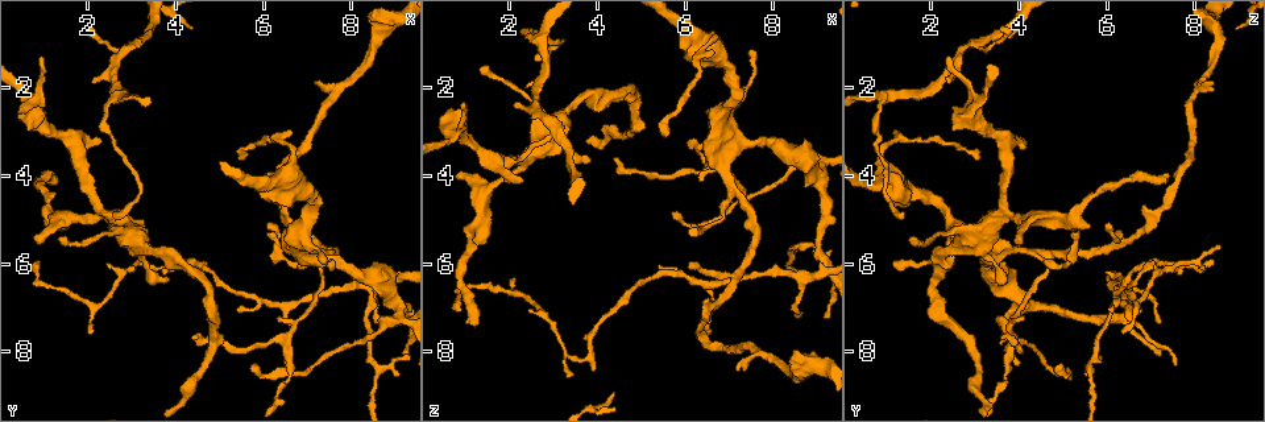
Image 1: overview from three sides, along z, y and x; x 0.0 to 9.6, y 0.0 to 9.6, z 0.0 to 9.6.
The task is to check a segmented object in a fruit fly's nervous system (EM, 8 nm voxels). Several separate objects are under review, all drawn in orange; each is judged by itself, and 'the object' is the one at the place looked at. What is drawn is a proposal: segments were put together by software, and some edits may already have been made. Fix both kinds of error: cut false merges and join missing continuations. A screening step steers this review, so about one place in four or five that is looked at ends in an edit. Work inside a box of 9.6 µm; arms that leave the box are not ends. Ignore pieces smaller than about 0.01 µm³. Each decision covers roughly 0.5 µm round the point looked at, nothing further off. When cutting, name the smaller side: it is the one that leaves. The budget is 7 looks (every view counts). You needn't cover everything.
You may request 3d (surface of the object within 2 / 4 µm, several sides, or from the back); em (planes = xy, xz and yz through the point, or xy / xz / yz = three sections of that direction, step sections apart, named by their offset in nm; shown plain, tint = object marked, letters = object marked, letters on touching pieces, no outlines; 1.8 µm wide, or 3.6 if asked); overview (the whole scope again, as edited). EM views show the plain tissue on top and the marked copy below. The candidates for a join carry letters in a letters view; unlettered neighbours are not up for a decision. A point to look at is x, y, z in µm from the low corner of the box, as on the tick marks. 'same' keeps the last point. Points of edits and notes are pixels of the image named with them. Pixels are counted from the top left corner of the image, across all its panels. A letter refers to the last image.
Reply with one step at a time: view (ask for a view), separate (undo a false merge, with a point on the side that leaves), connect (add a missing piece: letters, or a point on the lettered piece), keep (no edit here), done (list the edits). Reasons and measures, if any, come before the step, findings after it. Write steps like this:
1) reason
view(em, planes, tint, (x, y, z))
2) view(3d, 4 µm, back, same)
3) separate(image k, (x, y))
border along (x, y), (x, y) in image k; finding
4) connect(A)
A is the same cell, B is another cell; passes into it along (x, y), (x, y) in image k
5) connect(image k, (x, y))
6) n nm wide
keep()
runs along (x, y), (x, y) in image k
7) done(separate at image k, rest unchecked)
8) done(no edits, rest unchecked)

thin end
view(3d, 2 µm, (2.15, 1.95, 2.40))

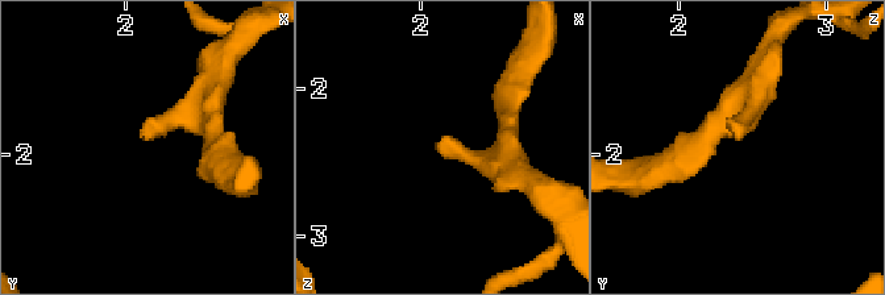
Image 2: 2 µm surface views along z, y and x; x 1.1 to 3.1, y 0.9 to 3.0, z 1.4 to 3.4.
view(em, xy, step 8, letters, (2.14, 1.90, 2.38))

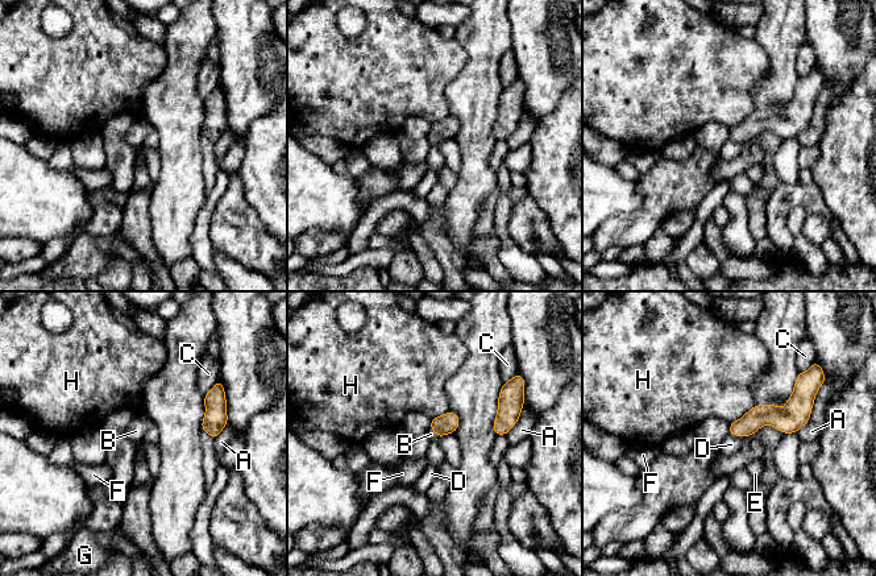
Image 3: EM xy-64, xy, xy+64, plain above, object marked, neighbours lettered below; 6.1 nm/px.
another direction
view(em, planes, letters, same)

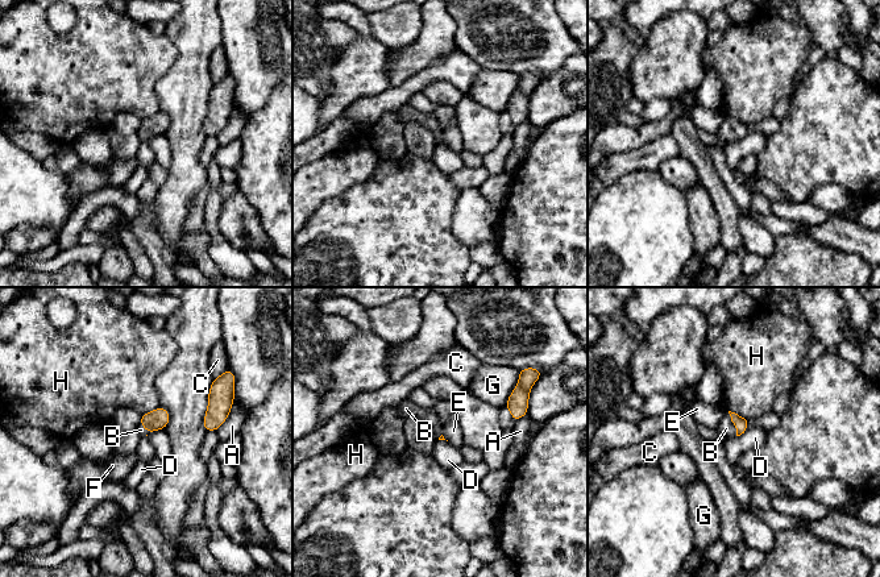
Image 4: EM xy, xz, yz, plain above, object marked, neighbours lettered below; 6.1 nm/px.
A touches over 200 nm
connect(B)
B is the same cell, A, C, D, E, F, G and H are other cells; it goes on there

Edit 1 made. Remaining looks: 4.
branch point
view(3d, 4 µm, (6.35, 4.15, 0.95))

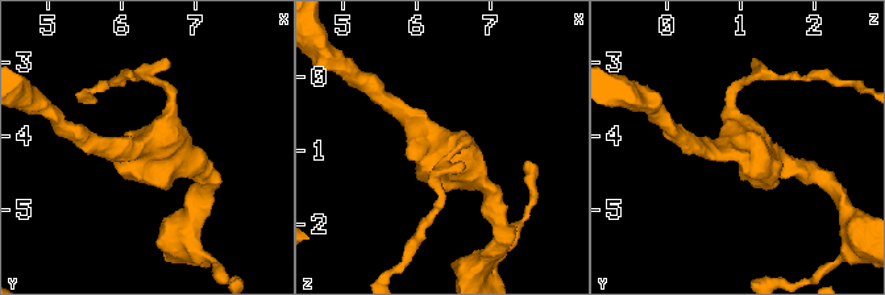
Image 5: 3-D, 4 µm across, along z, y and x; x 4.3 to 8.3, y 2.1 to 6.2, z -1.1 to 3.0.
now the EM
view(em, 3.6 µm, xy, step 16, tint, (6.35, 4.10, 0.95))

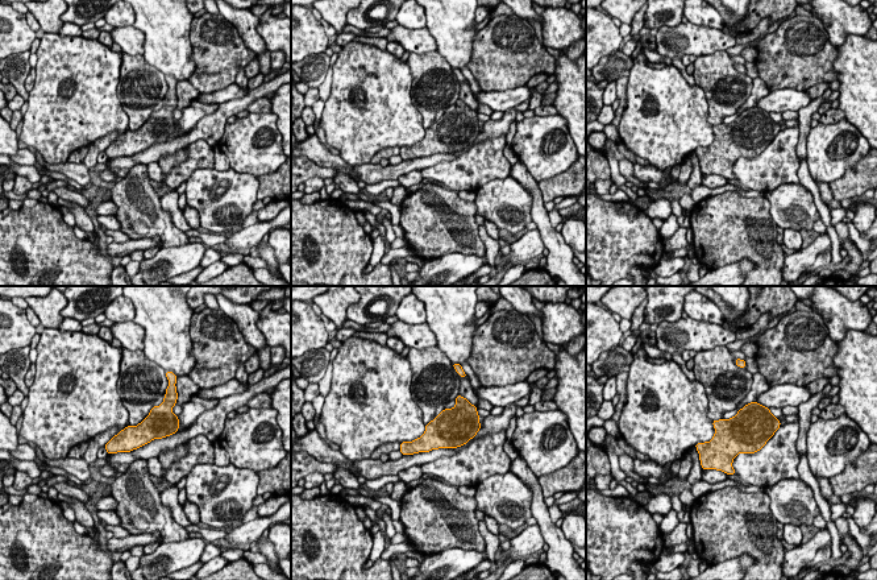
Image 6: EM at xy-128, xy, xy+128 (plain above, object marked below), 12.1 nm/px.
view(em, 3.6 µm, planes, letters, same)

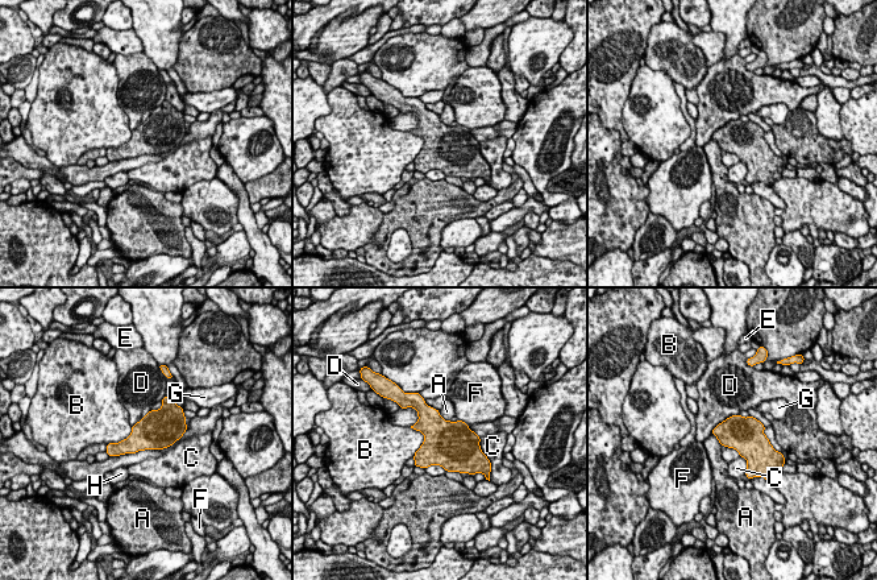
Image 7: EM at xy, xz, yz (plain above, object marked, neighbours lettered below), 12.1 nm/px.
keep()
A, B, C, D, E, F, G and H are other cells; continuous, no second neuron

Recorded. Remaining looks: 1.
three-way junction
view(em, planes, letters, (7.35, 5.85, 4.65))

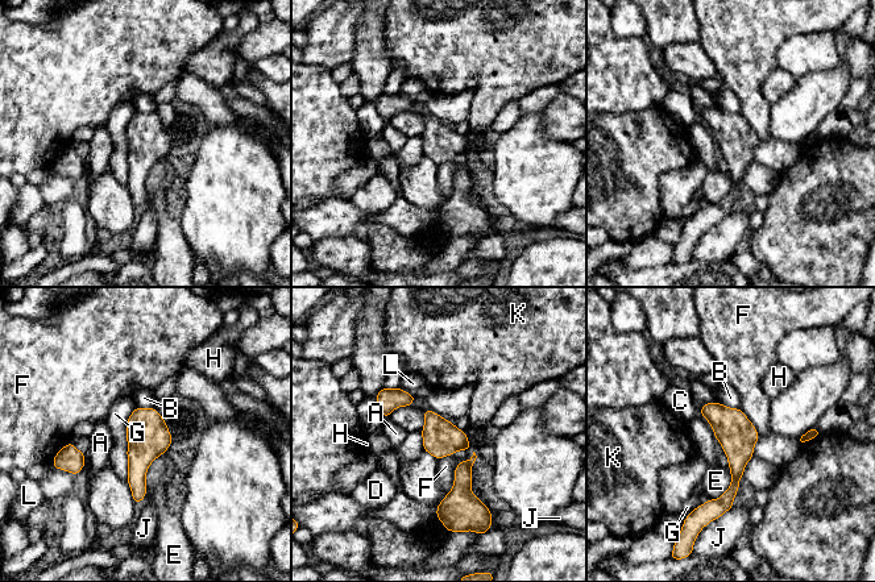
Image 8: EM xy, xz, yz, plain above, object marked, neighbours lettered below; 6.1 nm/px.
G touches over 460 nm
keep()
A, B, C, D, E, F, G, H, J, K and L are other cells; runs along (706, 406), (735, 435), (734, 487), (714, 511) in image 8; one neuron here

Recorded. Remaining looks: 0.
done(connect at image 4, rest unchecked)

